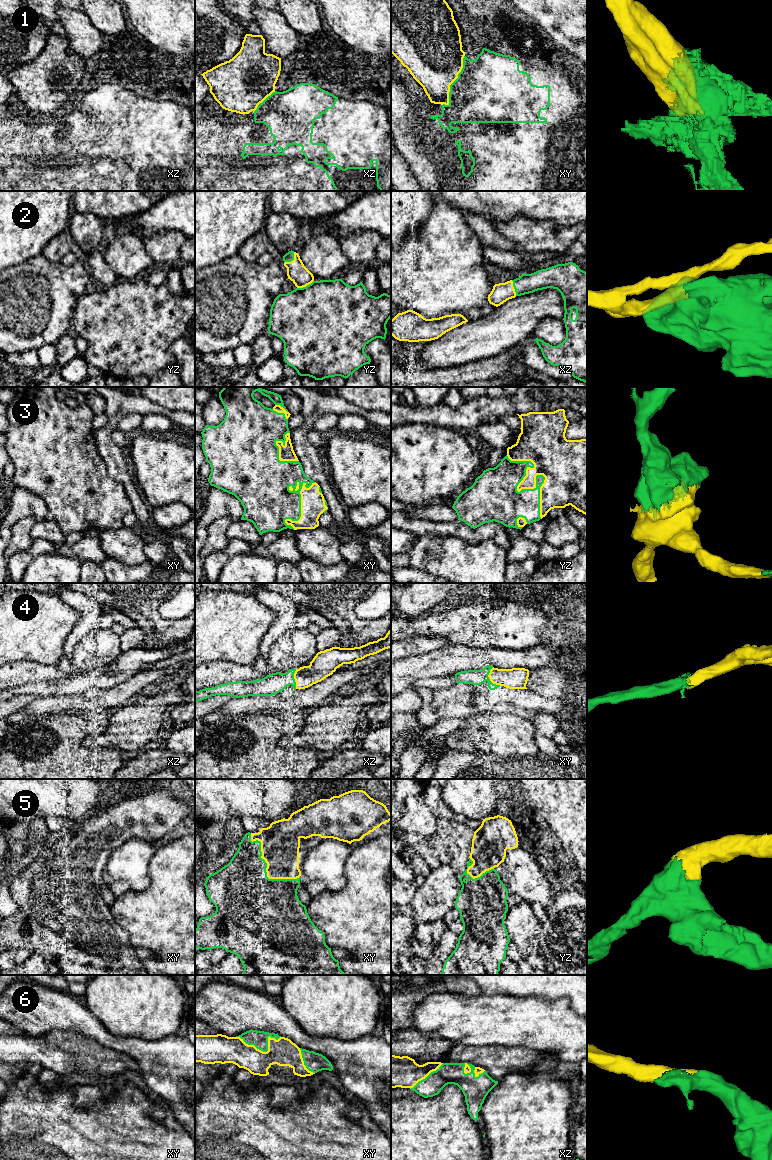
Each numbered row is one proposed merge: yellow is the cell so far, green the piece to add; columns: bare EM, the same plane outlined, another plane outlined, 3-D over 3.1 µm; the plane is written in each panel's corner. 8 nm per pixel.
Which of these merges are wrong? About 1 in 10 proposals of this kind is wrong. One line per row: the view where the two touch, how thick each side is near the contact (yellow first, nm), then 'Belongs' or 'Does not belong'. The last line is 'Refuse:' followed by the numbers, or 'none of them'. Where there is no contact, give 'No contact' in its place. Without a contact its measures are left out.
1: Touches yellow in xy. Thickness 460 nm (yellow) against 460 nm. Belongs
2: Touches yellow in yz. Thickness 160 nm (yellow) against 80 nm. Belongs
3: Touches yellow in yz. Thickness 280 nm (yellow) against 340 nm. Belongs
4: Touches yellow in xy. Thickness 180 nm (yellow) against 130 nm. Belongs
5: Touches yellow in xy. Thickness 320 nm (yellow) against 420 nm. Belongs
6: Touches yellow in xy. Thickness 220 nm (yellow) against 140 nm. Belongs
Refuse: none of them

